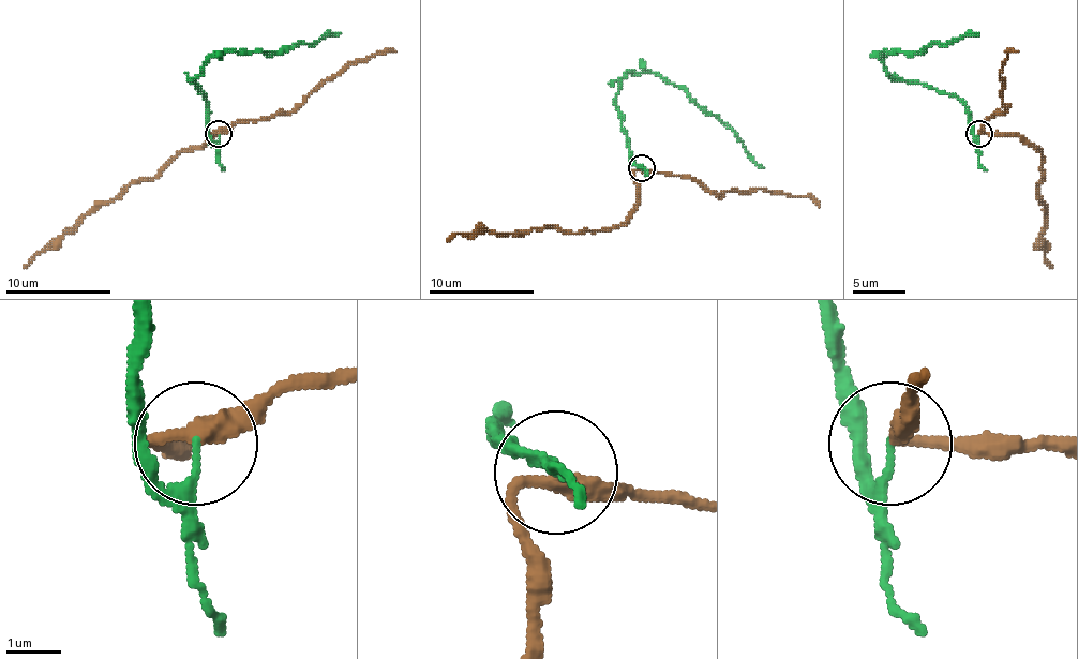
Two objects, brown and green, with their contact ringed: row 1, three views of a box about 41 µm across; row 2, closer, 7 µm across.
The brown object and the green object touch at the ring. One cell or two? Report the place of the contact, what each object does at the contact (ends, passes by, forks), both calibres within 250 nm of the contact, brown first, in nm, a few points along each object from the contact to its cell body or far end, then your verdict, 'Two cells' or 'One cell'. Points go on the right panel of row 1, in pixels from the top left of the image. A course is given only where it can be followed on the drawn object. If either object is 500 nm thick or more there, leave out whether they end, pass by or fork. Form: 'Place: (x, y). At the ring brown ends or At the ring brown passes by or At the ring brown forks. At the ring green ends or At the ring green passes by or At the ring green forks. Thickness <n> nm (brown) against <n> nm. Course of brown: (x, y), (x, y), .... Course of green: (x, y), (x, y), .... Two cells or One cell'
Place: (979, 134). At the ring brown passes by. At the ring green ends. Thickness 320 nm (brown) against 140 nm. Course of brown: (978, 133), (1021, 136), (1039, 151), (1045, 178), (1039, 183), (1045, 228), (1042, 241), (1045, 259), (1052, 268). Course of green: (978, 133), (976, 141), (968, 109), (955, 96), (894, 77), (884, 57), (884, 51), (923, 51), (978, 33). Two cells

